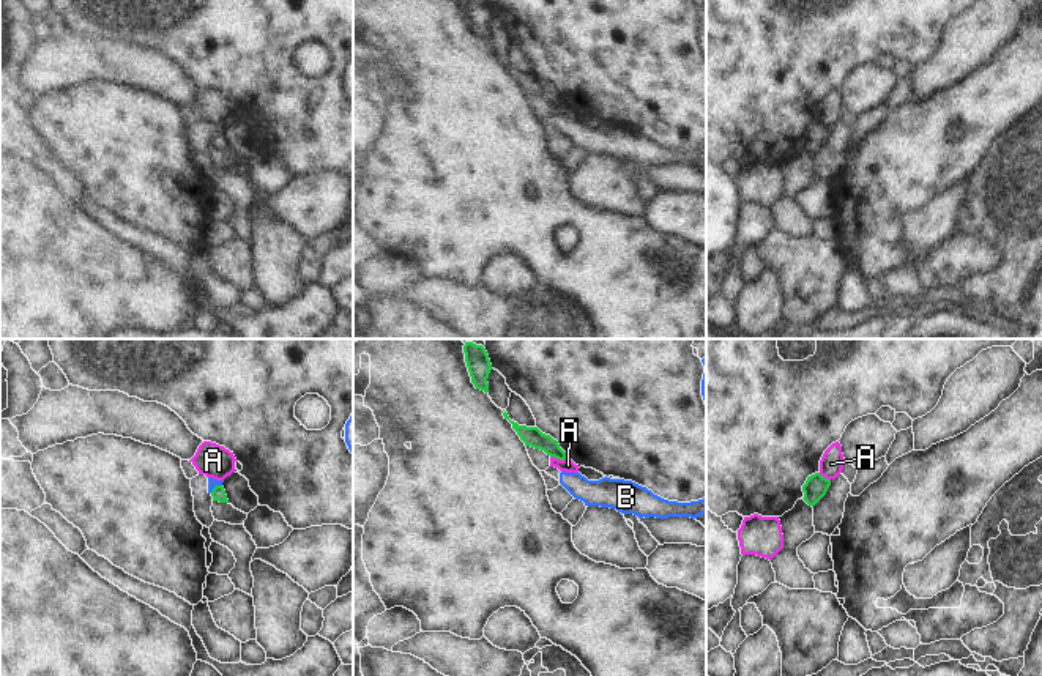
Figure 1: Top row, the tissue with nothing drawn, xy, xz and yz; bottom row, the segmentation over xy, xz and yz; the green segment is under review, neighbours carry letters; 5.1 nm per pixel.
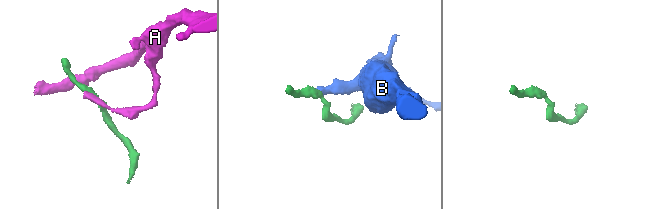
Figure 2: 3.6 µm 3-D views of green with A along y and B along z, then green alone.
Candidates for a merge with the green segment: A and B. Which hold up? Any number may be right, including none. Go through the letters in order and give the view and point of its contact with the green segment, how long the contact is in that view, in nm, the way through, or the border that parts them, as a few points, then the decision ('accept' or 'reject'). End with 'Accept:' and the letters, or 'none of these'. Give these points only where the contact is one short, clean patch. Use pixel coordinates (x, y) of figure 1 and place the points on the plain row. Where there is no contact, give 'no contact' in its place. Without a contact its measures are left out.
A: xz (558, 106) | 90 nm | along xz (550, 103), (566, 106) | reject
B: xy (215, 134) | 80 nm | along xy (221, 131), (210, 139) | reject
Accept: none of these

